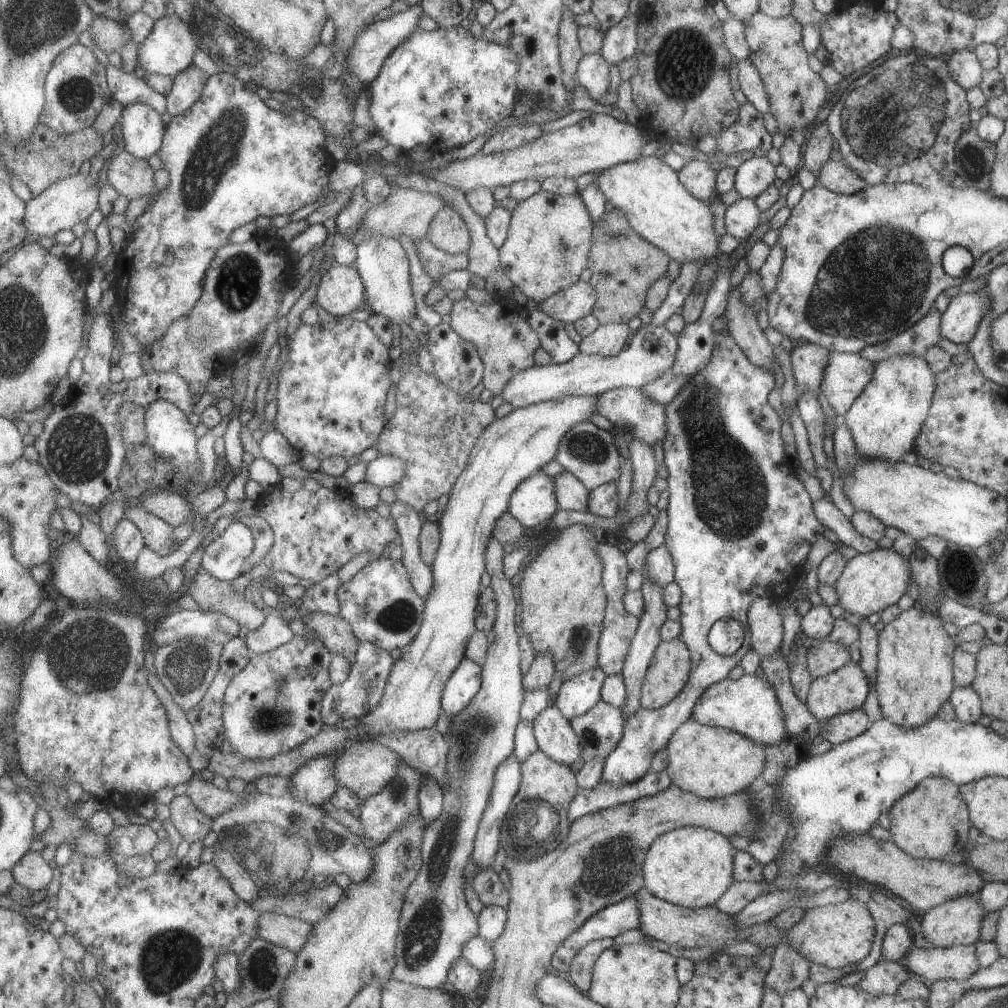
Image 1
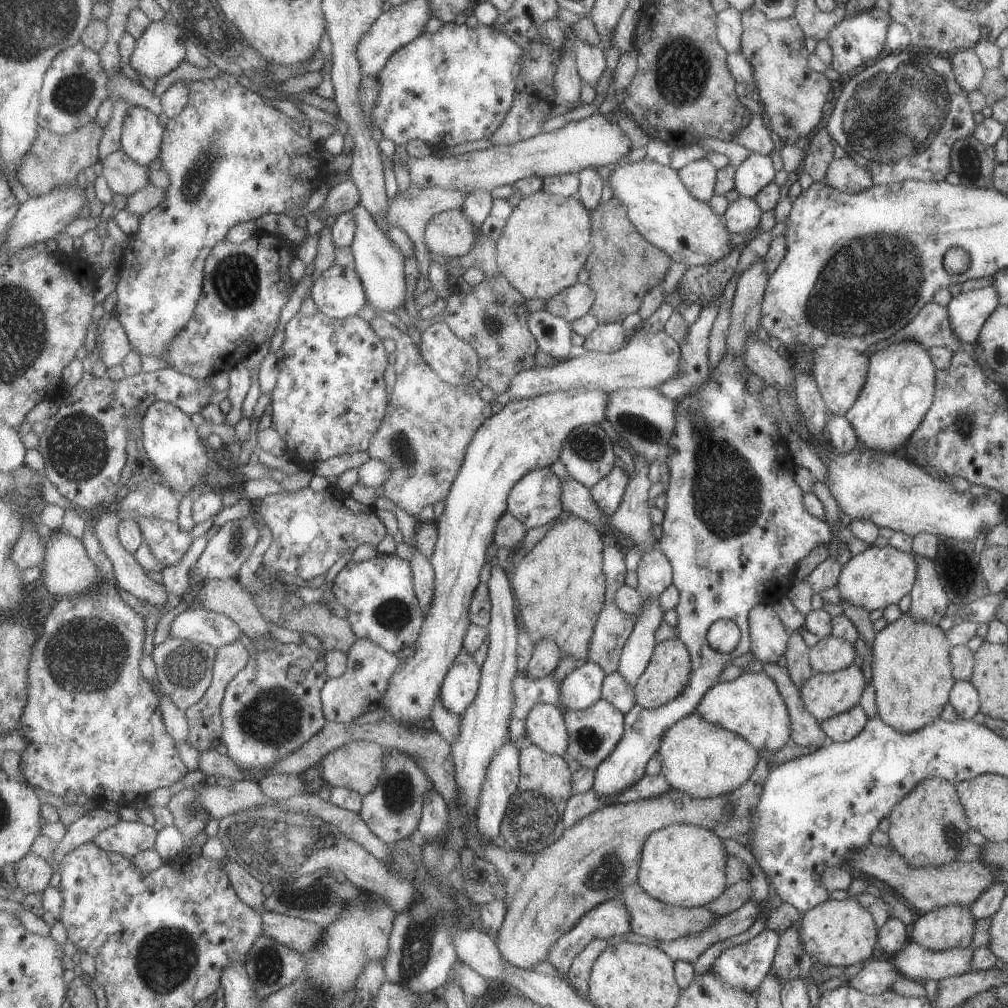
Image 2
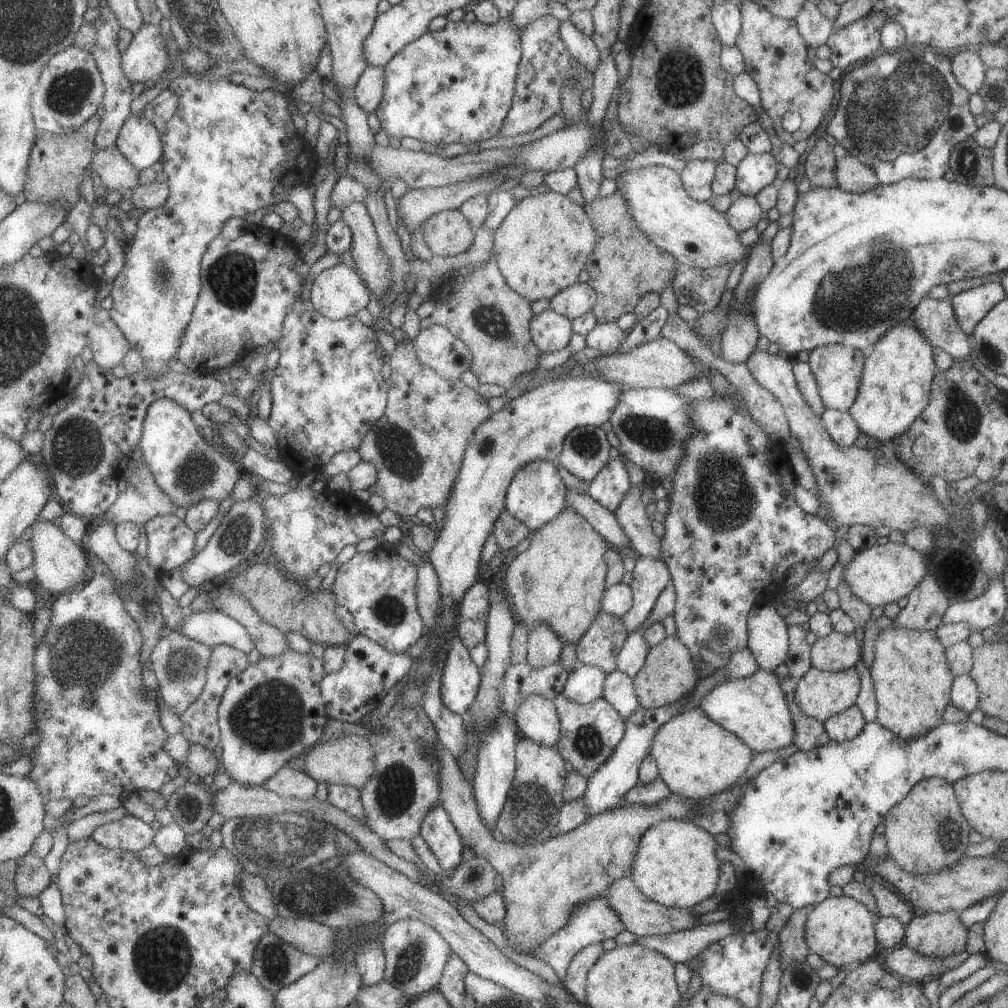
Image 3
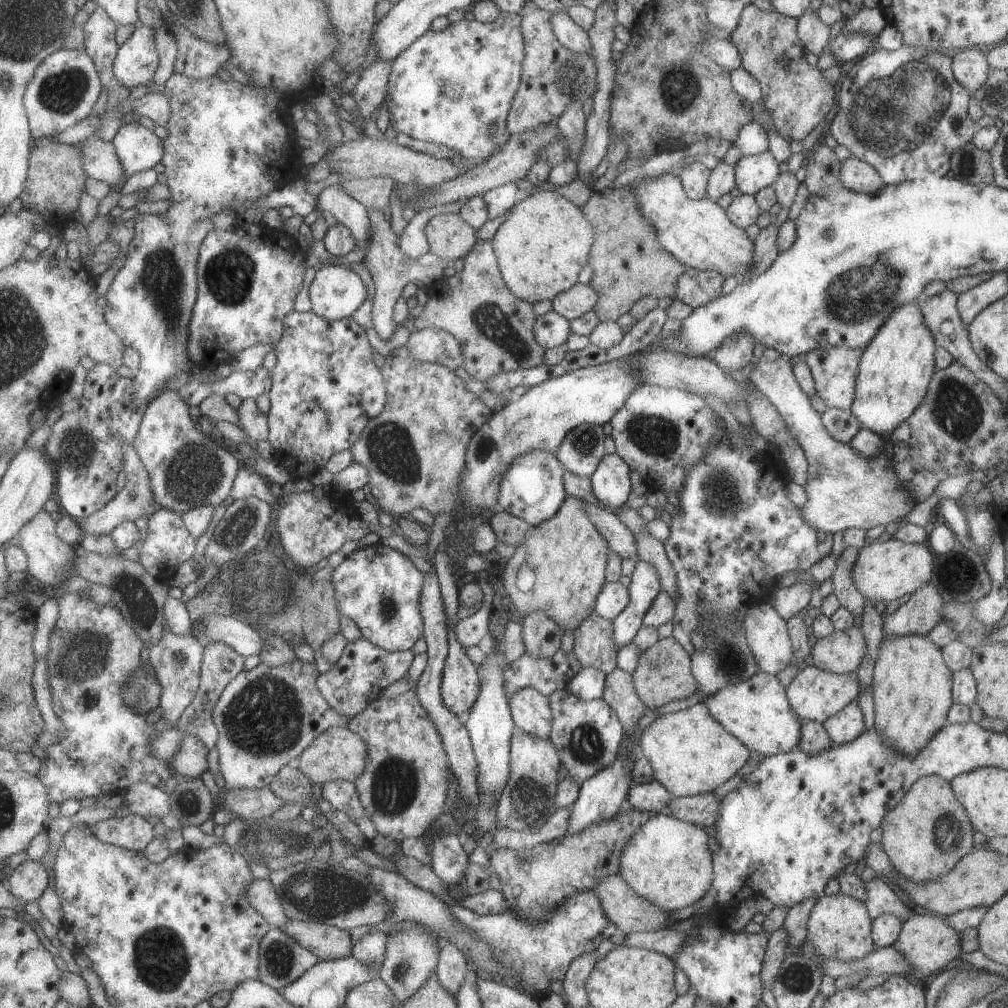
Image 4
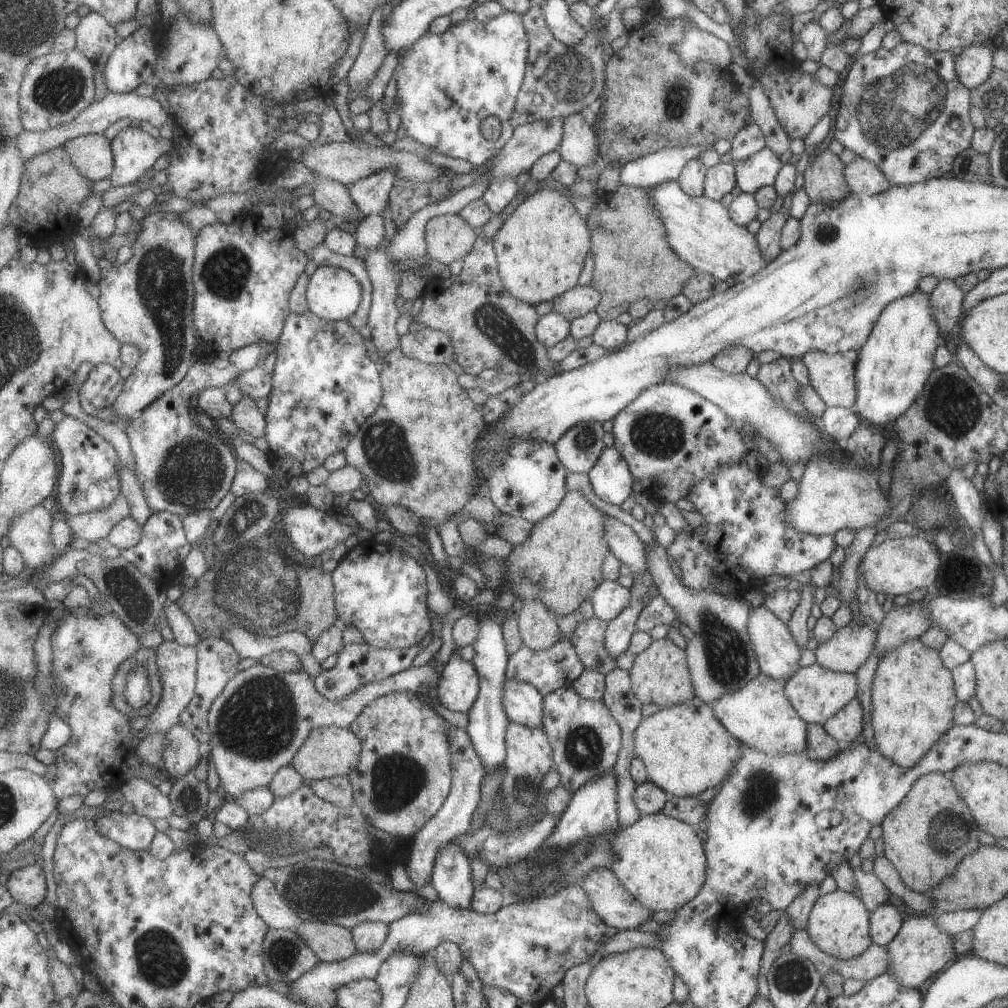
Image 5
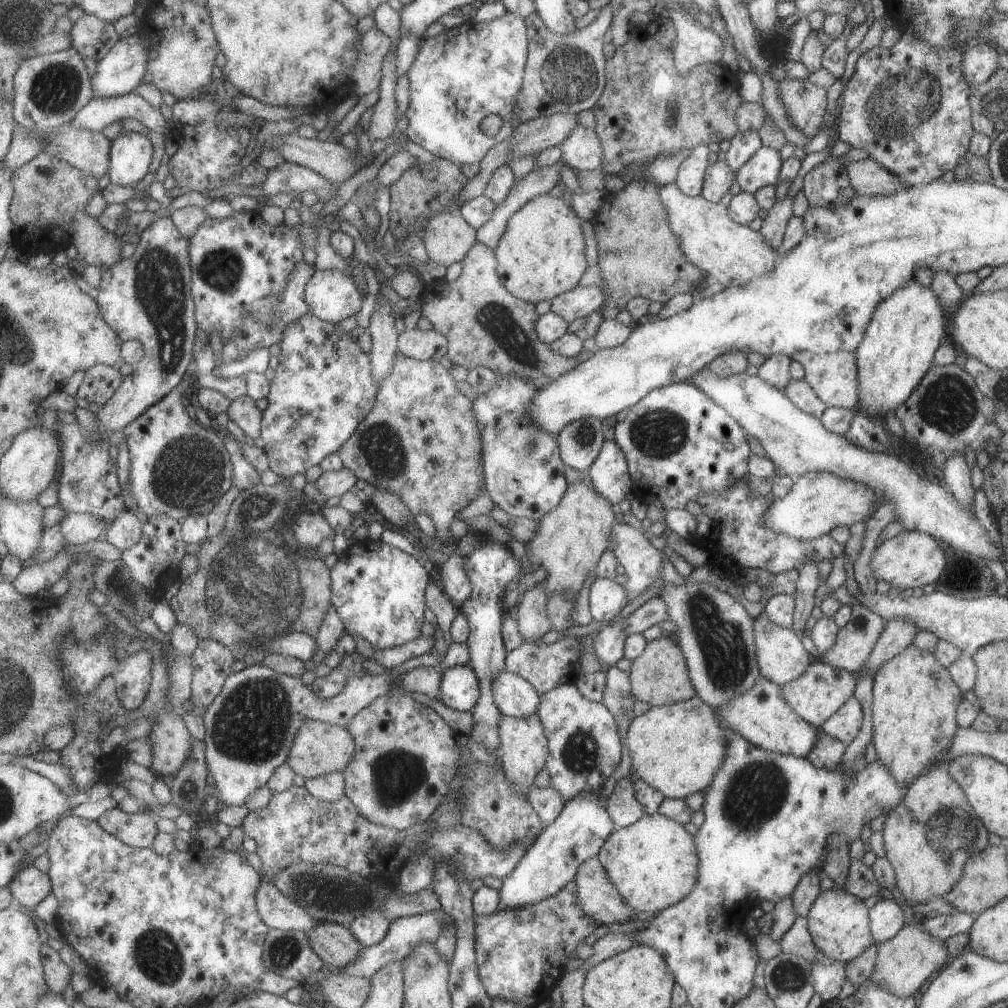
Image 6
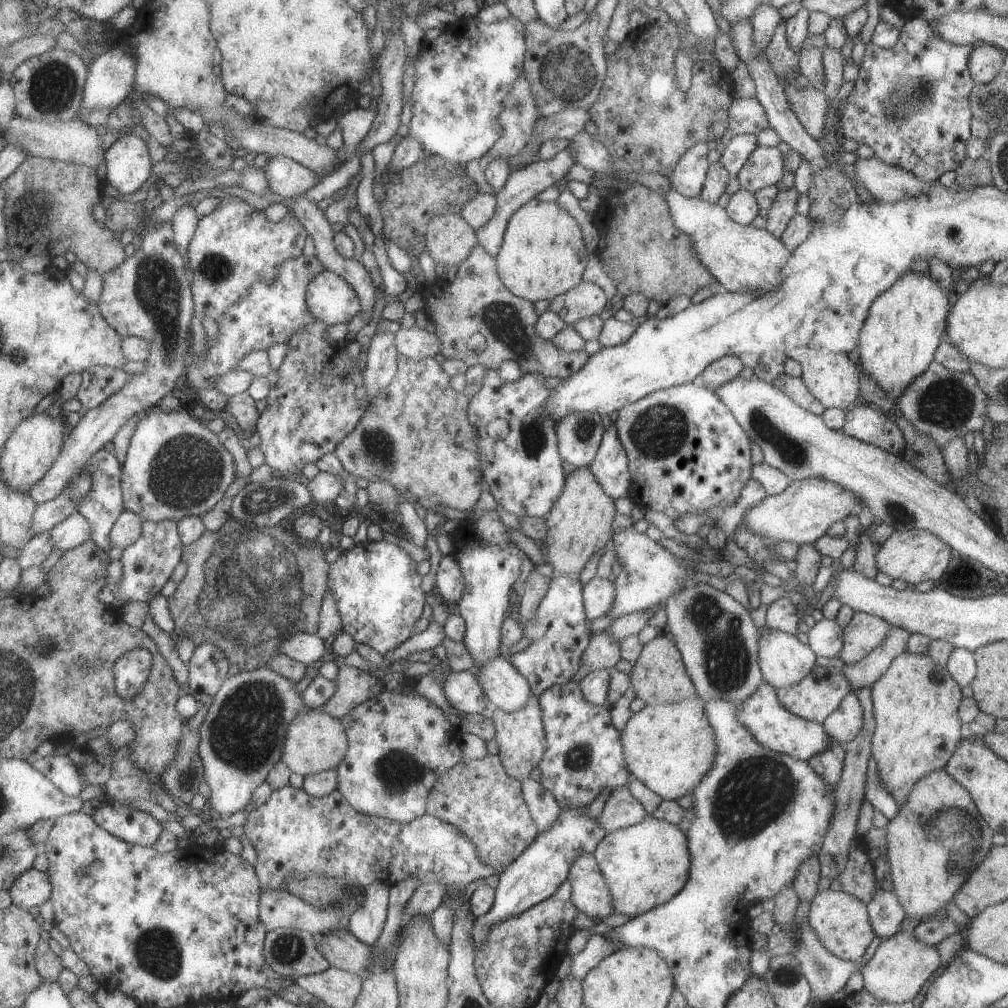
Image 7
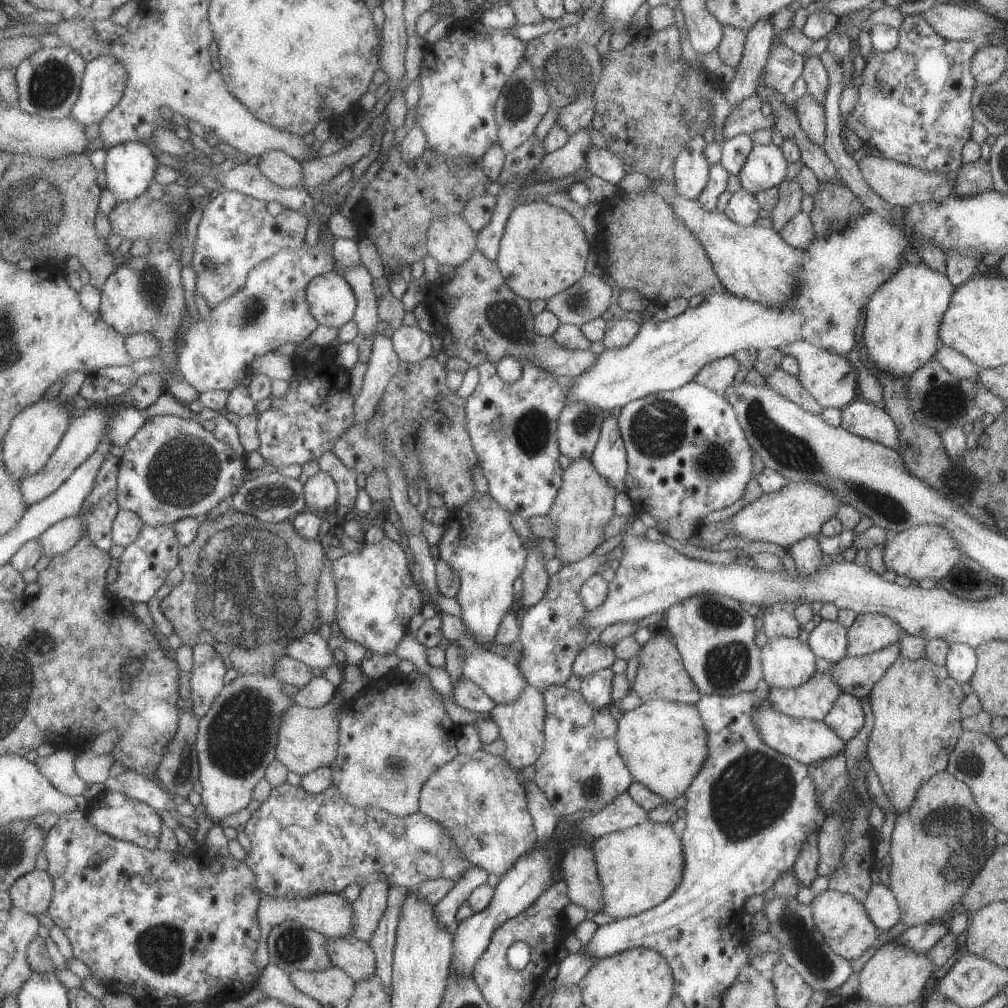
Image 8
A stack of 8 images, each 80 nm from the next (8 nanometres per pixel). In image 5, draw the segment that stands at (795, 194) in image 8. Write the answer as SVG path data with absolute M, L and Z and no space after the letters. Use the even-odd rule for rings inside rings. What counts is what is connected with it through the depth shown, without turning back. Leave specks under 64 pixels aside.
M782 210L771 213L770 216L760 224L755 240L758 244L759 252L764 258L765 264L773 260L781 251L780 230L788 217L783 215Z

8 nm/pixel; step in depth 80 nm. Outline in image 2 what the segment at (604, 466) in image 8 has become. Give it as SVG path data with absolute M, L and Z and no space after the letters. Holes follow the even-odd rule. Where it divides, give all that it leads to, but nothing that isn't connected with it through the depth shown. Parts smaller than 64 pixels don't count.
M614 466L609 474L605 475L605 478L589 488L595 506L598 506L606 517L611 516L617 510L627 481L626 472L621 472L621 469Z

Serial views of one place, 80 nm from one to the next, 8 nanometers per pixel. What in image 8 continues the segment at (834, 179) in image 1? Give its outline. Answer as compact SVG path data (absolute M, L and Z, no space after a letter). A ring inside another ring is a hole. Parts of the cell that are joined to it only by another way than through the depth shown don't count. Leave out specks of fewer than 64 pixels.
M866 156L858 162L859 171L868 188L883 198L890 206L905 210L909 206L927 204L927 202L941 202L954 194L954 181L939 172L925 172L915 166L900 164L899 162L885 159L883 156Z

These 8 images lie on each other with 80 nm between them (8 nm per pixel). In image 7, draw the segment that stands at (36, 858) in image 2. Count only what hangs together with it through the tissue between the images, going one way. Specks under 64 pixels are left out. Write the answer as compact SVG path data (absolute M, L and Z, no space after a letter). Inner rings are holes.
M30 868L18 878L17 884L10 891L16 905L28 911L36 911L43 902L52 898L51 875L40 872L37 868Z

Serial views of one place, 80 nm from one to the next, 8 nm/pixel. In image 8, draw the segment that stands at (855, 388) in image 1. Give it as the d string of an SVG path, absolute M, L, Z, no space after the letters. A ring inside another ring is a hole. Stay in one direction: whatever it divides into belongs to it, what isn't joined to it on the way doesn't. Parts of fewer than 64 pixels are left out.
M795 340L783 348L785 355L797 360L797 380L807 393L821 406L822 409L836 407L843 409L849 402L855 400L857 388L857 370L854 366L838 353L827 351L817 346L812 346L803 340Z

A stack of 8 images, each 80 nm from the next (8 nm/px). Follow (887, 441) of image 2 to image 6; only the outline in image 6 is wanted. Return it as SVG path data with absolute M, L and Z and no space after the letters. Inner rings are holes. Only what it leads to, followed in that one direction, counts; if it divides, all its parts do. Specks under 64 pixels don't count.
M914 279L905 286L894 291L892 295L877 303L866 326L859 346L854 350L858 378L858 404L861 410L870 417L884 418L887 412L894 410L906 401L906 398L915 390L918 382L932 365L934 352L947 338L948 318L940 307L937 296L931 288L925 288Z

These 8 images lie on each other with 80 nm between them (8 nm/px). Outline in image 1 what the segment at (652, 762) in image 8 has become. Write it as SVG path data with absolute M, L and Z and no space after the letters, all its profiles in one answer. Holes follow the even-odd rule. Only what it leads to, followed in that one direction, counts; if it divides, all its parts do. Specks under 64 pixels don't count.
M687 719L681 726L678 726L677 730L669 737L665 752L668 754L668 765L665 772L669 775L671 783L681 790L706 799L747 791L753 779L761 774L765 762L764 746L762 744L753 742L750 738L738 732L721 729L720 727L700 725L691 719Z

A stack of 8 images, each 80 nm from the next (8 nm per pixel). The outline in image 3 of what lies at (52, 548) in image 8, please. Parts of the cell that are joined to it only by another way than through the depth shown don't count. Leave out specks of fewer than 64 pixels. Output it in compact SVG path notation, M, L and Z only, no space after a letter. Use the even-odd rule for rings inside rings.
M149 466L141 467L127 484L116 504L101 518L103 521L145 525L152 518L175 514L176 504L158 485Z

